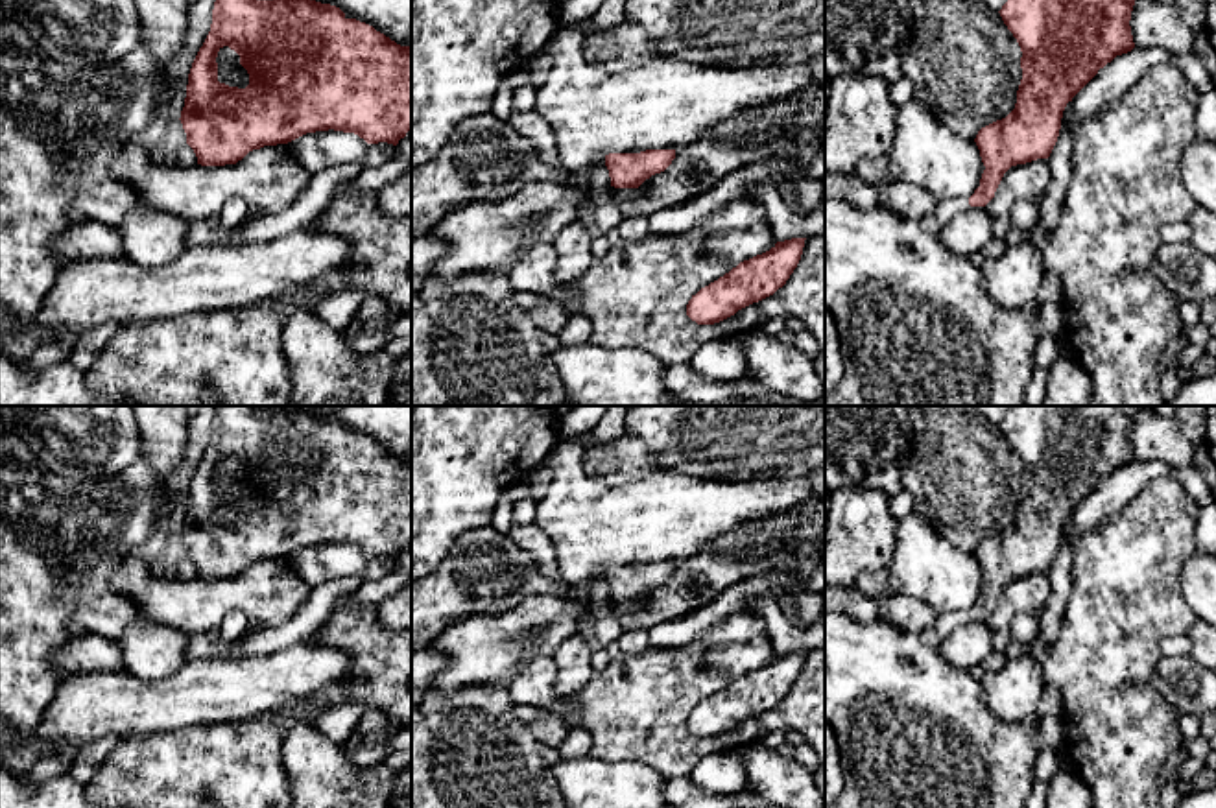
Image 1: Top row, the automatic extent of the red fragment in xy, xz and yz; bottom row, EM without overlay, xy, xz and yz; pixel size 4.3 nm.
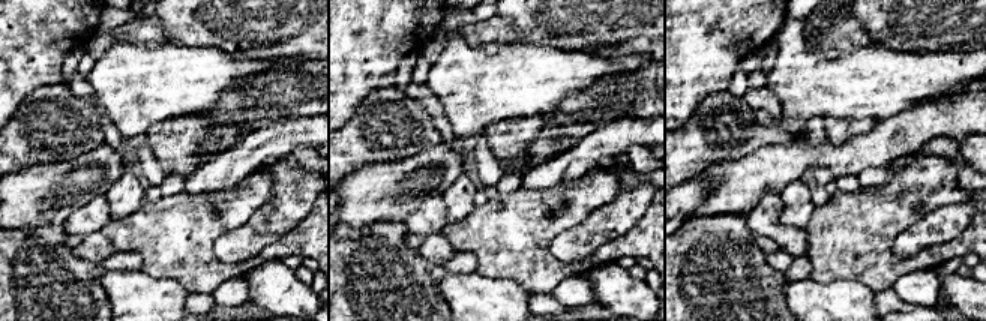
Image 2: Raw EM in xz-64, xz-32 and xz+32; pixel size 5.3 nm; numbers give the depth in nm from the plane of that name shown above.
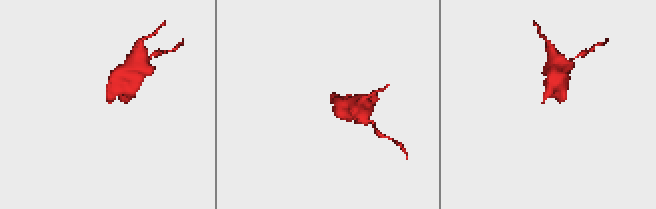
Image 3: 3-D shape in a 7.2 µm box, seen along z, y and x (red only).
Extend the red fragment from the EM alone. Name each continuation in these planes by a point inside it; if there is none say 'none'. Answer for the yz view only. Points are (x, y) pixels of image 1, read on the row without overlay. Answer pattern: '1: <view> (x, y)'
1: yz (914, 731)

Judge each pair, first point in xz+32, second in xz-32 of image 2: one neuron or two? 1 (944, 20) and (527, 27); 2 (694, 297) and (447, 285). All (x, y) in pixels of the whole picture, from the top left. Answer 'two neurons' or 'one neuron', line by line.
1: one neuron
2: two neurons

